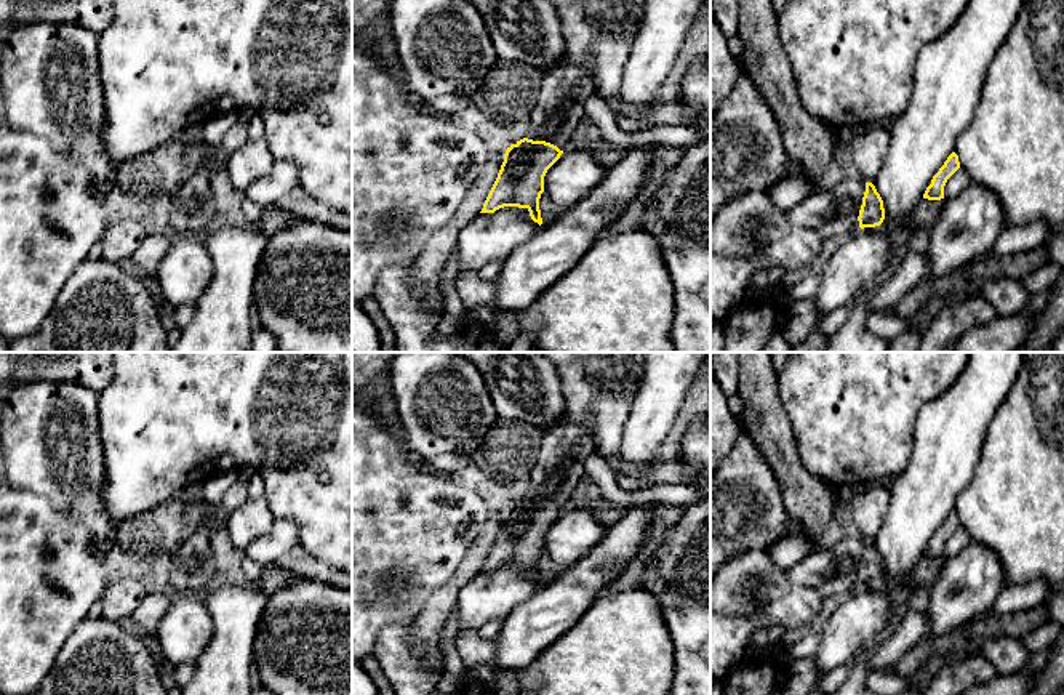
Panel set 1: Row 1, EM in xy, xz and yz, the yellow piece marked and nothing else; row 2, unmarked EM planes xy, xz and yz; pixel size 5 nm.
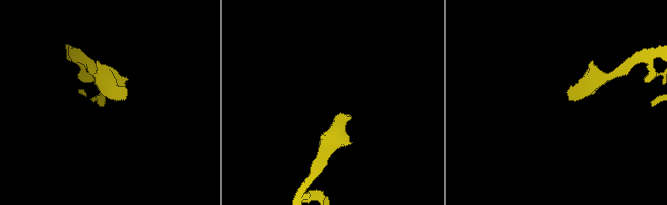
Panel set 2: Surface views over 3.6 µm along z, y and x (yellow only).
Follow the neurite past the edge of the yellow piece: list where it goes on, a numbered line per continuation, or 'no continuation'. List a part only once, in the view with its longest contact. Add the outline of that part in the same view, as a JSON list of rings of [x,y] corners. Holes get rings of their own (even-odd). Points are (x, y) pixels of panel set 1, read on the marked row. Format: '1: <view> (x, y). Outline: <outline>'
1: yz (832, 213). Outline: [[[843,176],[829,191],[816,191],[786,215],[792,224],[810,227],[822,239],[848,237],[859,229],[859,210],[866,183]]]

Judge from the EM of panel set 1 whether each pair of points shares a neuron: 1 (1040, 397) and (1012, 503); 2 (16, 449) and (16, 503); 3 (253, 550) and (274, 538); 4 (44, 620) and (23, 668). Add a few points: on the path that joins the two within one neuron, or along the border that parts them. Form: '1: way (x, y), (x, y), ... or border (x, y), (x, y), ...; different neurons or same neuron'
1: way (1040, 423), (1037, 478); same neuron
2: border (16, 487), (45, 495), (52, 502); different neurons
3: way (258, 550), (269, 543); same neuron
4: way (32, 631), (23, 641), (23, 657); same neuron

